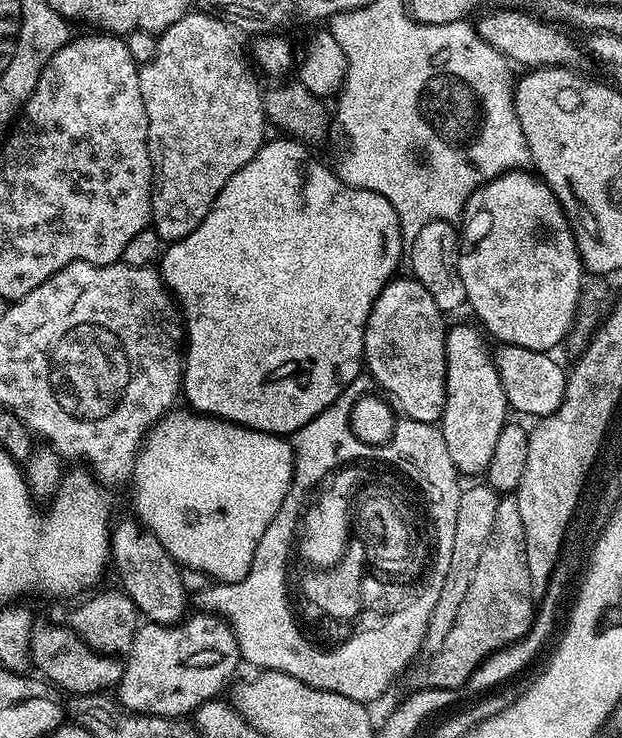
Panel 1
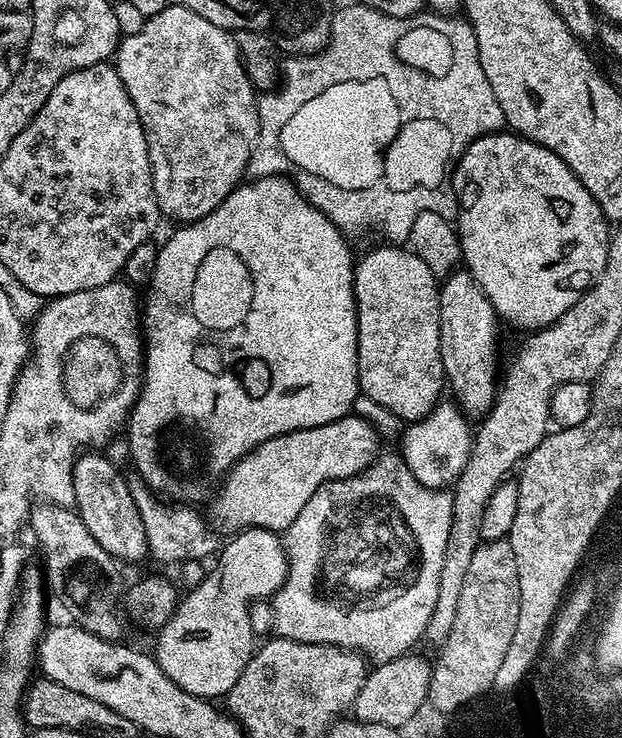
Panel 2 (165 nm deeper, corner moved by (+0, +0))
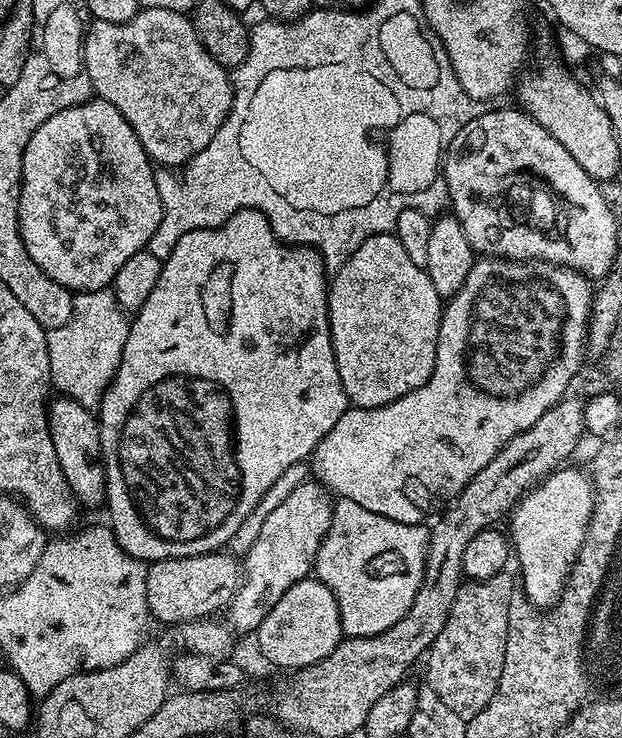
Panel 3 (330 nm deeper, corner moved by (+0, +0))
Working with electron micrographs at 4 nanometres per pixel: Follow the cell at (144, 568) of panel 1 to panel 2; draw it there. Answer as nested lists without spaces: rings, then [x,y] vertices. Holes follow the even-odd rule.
[[[88,450],[76,458],[76,465],[72,467],[72,481],[76,495],[74,509],[98,545],[108,551],[115,561],[140,560],[144,555],[147,557],[150,552],[145,513],[140,513],[140,508],[136,505],[136,496],[132,493],[131,486],[124,481],[123,474],[106,457],[100,455],[104,454],[96,450]]]

